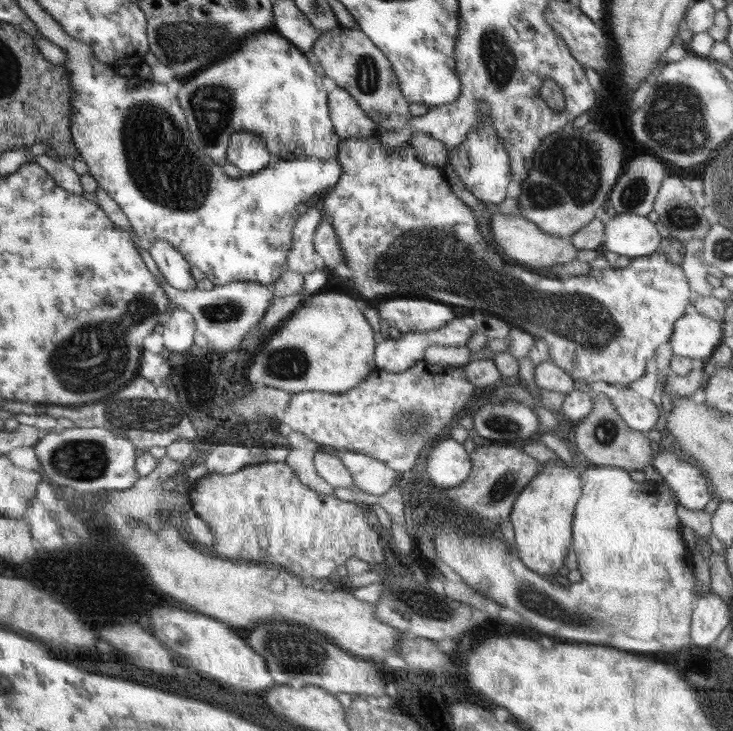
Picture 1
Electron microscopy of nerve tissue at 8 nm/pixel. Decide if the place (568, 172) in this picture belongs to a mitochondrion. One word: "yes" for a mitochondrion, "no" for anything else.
yes

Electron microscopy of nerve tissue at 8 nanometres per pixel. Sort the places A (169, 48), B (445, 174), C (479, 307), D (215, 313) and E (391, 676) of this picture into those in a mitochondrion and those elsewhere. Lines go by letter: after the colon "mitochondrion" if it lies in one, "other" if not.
A: mitochondrion
B: other
C: other
D: mitochondrion
E: other

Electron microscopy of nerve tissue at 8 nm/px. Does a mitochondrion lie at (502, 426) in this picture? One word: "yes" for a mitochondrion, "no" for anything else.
yes

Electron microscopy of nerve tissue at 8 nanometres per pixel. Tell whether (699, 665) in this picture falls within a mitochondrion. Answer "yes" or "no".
no

